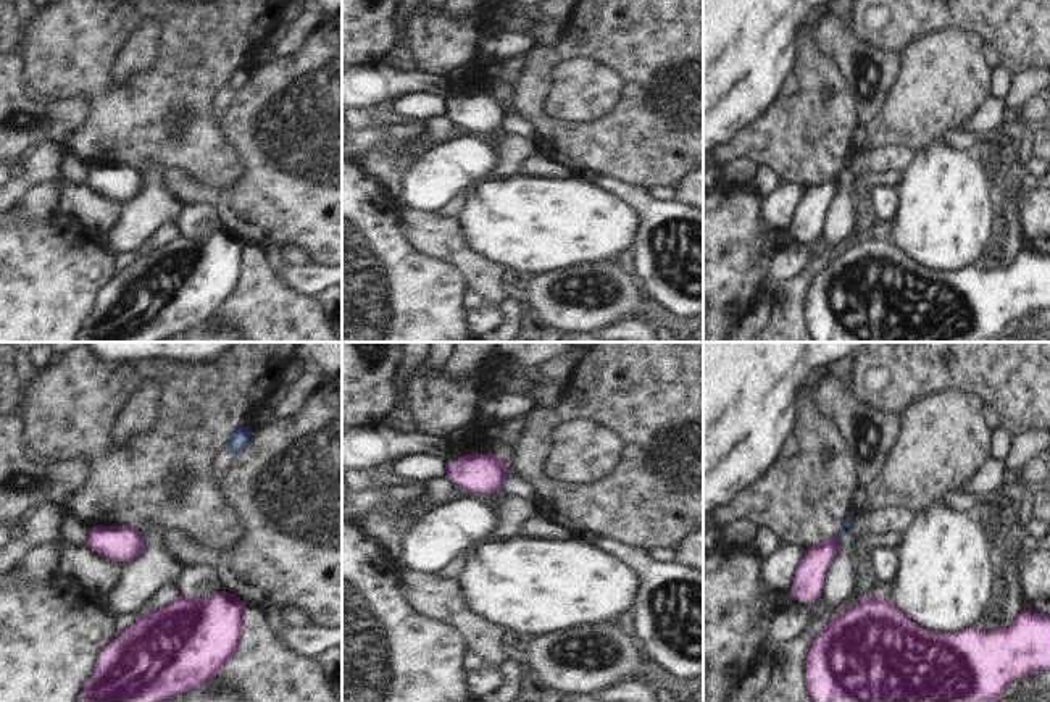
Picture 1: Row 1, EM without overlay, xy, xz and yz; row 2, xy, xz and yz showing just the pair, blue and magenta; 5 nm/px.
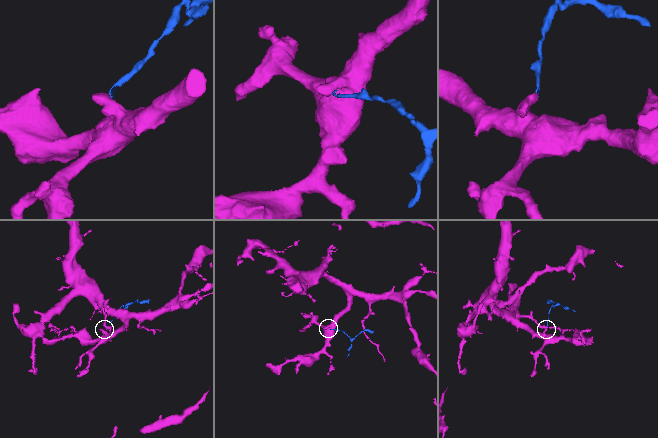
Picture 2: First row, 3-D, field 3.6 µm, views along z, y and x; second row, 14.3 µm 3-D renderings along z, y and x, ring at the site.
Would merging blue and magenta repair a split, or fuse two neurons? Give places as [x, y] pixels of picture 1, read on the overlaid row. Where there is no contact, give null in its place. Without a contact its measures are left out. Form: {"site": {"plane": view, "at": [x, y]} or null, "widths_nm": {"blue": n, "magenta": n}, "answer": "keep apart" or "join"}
{"site": {"plane": "xz", "at": [504, 481]}, "widths_nm": {"blue": 20, "magenta": 200}, "answer": "keep apart"}

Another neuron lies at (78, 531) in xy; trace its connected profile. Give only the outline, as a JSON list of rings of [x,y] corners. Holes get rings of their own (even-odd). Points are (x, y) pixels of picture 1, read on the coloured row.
[[[69,515],[63,533],[71,544],[89,545],[92,529],[94,526],[90,526],[82,516]]]

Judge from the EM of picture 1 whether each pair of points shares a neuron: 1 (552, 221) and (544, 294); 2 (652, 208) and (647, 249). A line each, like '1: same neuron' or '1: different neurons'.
1: different neurons
2: same neuron

